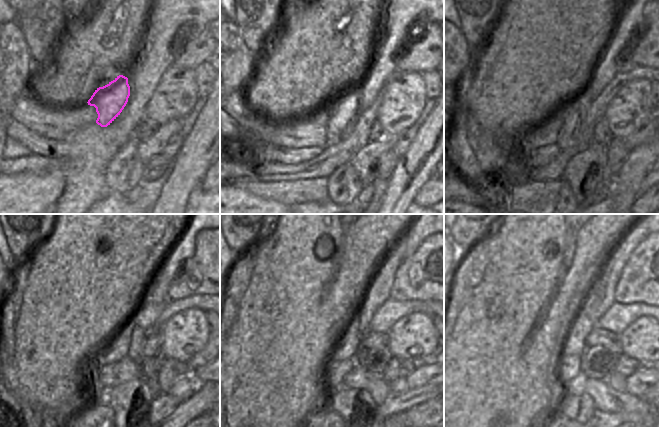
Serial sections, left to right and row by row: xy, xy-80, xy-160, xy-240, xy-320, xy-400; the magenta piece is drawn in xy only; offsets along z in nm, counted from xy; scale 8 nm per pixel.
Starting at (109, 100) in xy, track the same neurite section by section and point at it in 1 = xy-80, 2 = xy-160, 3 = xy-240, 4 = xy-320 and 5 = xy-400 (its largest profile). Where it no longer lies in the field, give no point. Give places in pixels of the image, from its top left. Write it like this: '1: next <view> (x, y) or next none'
1: next xy-80 (342, 105)
2: next xy-160 (571, 108)
3: next xy-240 (126, 370)
4: next xy-320 (357, 378)
5: next xy-400 (605, 398)

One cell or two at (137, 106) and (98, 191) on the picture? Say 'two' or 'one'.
one

